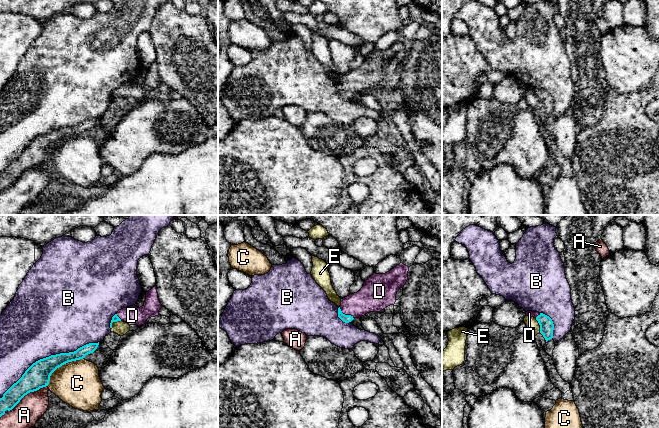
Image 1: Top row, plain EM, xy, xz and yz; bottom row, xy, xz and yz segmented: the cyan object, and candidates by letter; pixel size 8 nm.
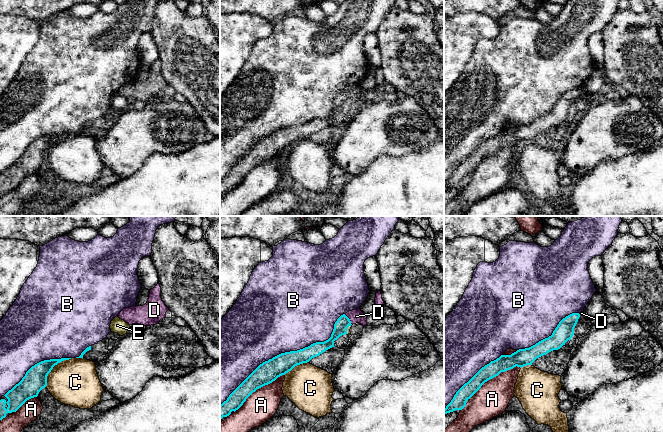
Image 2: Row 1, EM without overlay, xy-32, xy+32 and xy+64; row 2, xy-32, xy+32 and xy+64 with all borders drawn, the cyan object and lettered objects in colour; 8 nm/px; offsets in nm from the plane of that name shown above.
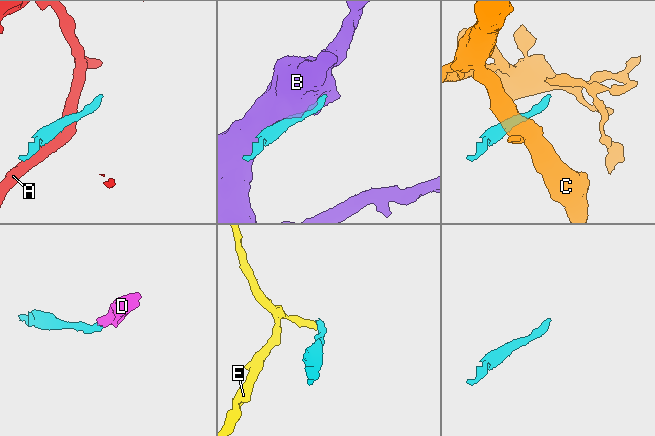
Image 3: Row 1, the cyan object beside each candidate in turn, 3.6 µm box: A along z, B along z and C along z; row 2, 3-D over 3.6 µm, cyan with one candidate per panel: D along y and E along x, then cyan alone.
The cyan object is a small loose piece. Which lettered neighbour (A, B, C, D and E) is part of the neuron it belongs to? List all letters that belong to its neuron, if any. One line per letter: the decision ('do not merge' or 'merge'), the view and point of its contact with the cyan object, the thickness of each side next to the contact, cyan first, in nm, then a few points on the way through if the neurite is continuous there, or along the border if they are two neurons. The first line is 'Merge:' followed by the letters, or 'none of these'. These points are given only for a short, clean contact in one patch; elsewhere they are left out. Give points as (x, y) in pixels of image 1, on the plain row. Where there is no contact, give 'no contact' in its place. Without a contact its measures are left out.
Merge: D
A: do not merge; meets cyan in xy at (27, 169); 200 nm thick on the cyan side, 220 nm on the other
B: do not merge; meets cyan in xy at (49, 132); 200 nm thick on the cyan side, 500 nm on the other
C: do not merge; meets cyan in xy at (61, 141); 200 nm thick on the cyan side, 360 nm on the other; border along xy (82, 134), (68, 137), (59, 142), (51, 150), (47, 161)
D: merge; meets cyan in xz at (344, 90); 60 nm thick on the cyan side, 220 nm on the other; runs through xz (345, 94), (344, 90), (352, 82), (370, 74)
E: do not merge; meets cyan in yz at (539, 100); 110 nm thick on the cyan side, 100 nm on the other; border along yz (535, 94), (540, 108)

